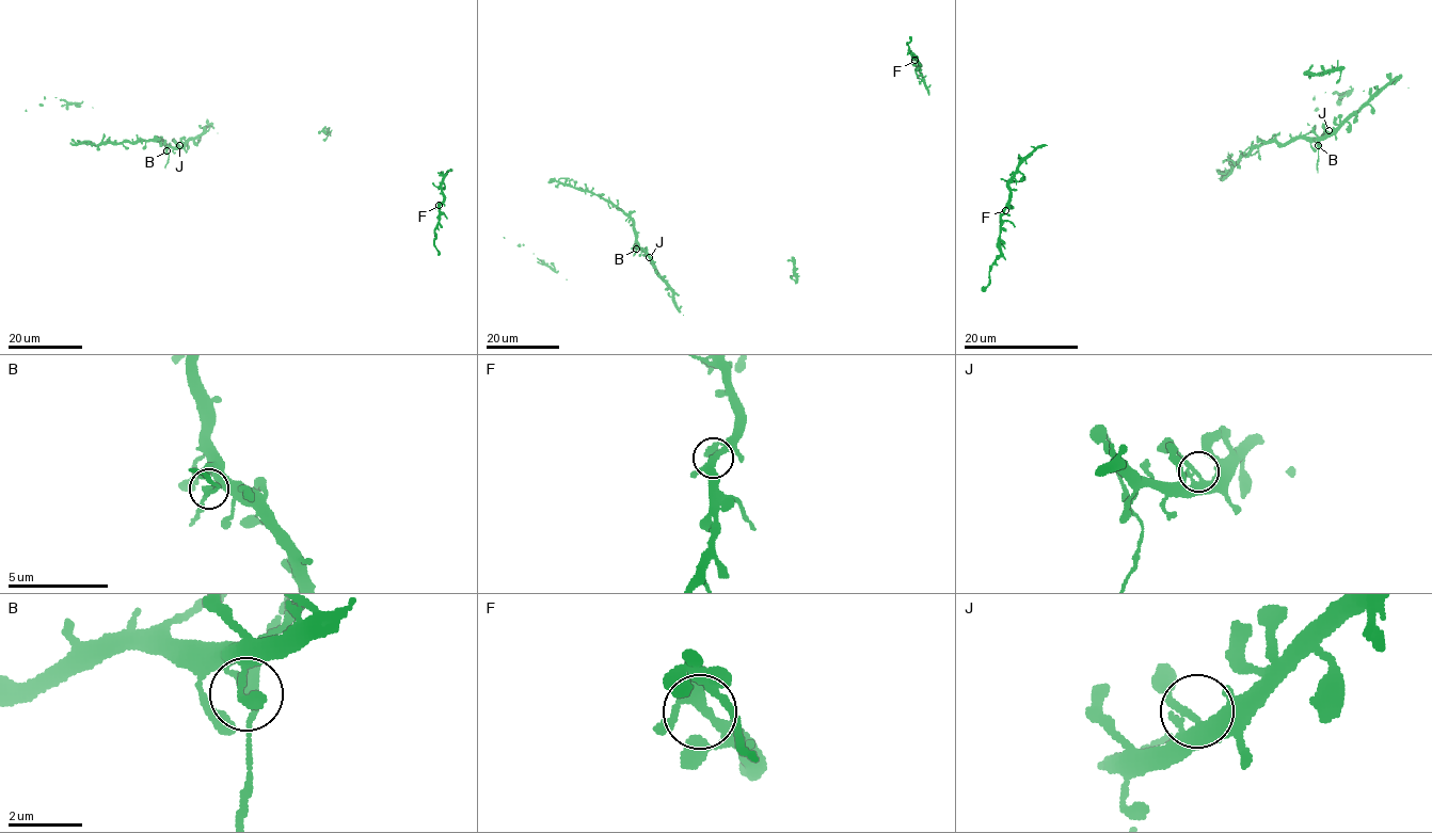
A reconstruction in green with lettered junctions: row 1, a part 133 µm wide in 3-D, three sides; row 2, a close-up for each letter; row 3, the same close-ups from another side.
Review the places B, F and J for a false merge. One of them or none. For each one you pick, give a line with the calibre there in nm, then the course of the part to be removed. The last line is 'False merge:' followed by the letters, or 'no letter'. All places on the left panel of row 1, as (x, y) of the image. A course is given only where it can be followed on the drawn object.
B: 200 nm | (166, 150), (169, 157), (165, 167)
False merge: B

